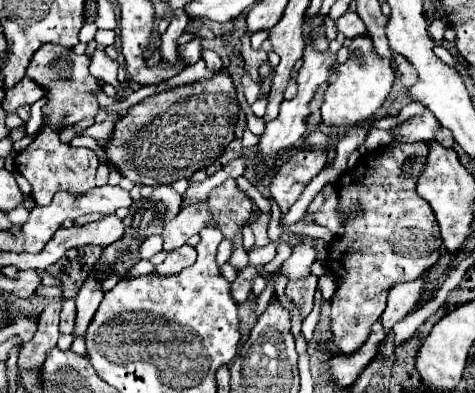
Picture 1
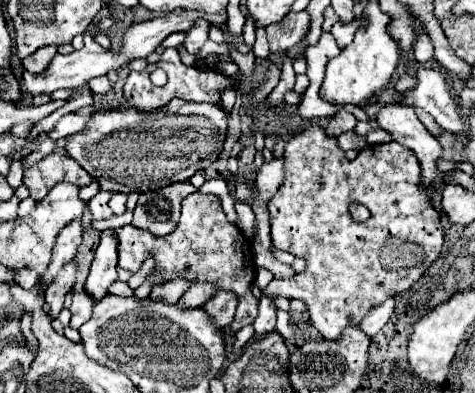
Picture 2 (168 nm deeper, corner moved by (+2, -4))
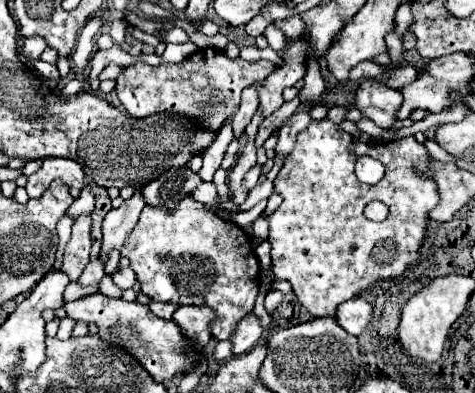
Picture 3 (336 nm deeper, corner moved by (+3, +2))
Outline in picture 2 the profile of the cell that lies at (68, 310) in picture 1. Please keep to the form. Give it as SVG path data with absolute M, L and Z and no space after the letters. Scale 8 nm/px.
M74 291L74 295L72 295L72 307L70 307L70 311L72 311L70 327L80 329L80 325L90 319L94 305L96 305L96 301L86 291Z

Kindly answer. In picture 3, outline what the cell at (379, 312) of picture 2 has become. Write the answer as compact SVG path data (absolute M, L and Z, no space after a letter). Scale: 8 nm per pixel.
M363 297L349 299L337 309L337 323L351 335L361 335L371 323L373 307Z

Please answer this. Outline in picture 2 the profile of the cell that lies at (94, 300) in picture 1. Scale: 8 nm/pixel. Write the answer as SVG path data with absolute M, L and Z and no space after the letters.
M106 229L102 231L102 239L96 249L90 275L86 281L86 291L94 295L94 301L102 299L108 293L108 285L116 281L116 269L118 269L118 239L112 229Z

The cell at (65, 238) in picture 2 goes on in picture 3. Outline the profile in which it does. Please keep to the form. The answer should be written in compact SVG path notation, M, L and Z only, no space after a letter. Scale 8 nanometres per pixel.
M83 187L81 195L79 195L79 197L73 201L73 205L67 209L67 215L69 215L71 219L77 219L77 217L81 217L81 213L93 213L93 207L95 207L93 195L91 195L89 187Z

